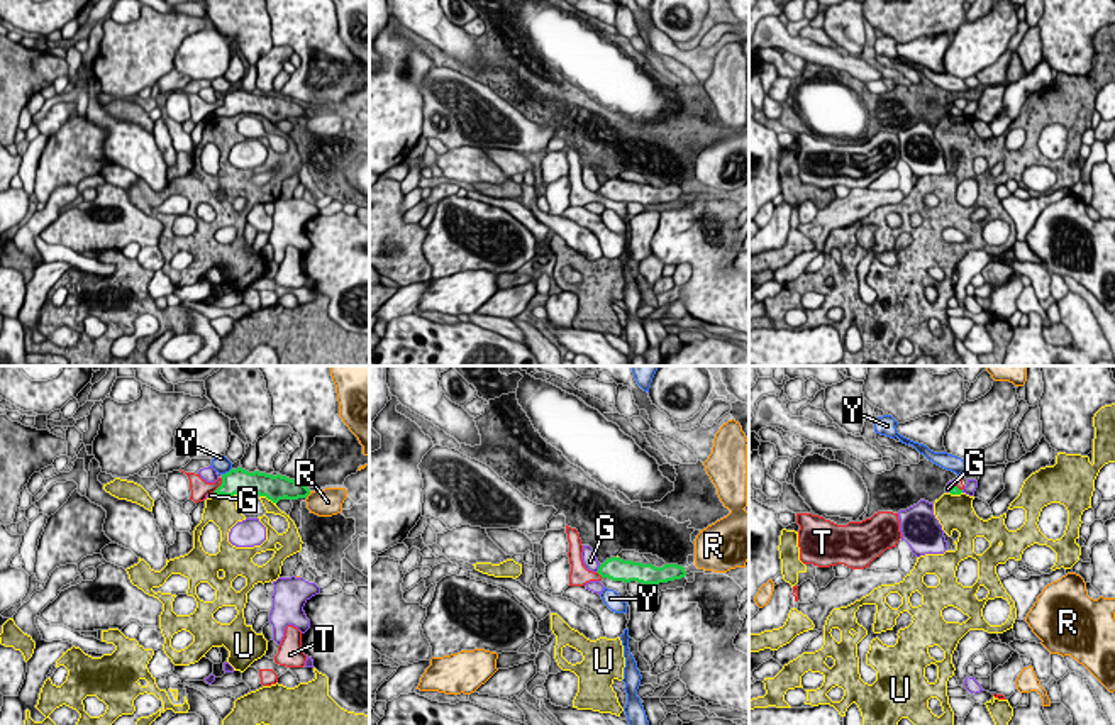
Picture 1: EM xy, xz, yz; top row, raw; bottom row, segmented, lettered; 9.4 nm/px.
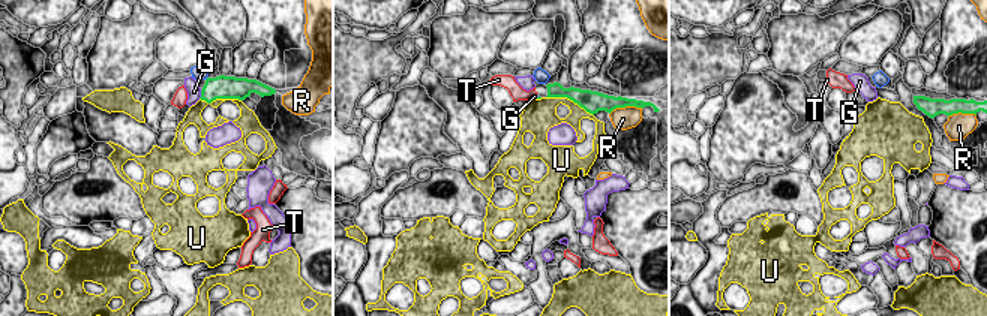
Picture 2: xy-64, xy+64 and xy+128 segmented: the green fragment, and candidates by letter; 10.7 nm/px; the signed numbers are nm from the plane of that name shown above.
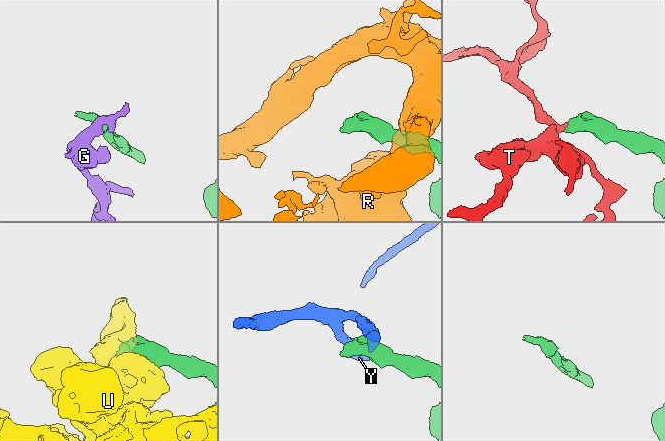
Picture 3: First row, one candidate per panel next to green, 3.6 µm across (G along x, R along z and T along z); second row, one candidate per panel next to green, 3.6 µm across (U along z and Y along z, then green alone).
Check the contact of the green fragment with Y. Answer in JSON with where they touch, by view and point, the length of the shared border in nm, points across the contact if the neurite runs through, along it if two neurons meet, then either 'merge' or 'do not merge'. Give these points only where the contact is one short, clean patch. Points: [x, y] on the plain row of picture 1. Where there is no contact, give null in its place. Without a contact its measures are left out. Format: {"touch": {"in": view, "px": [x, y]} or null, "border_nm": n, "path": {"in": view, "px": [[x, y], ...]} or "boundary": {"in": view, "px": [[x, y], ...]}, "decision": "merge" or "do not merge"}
{"touch": {"in": "xy", "px": [226, 94]}, "border_nm": 120, "decision": "do not merge"}

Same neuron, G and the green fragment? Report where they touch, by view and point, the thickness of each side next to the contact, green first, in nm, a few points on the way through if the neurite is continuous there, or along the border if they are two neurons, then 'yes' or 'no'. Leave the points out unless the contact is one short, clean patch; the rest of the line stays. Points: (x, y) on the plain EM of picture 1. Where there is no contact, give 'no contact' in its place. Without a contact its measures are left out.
meets green in xz at (599, 188); 220 nm thick on the green side, 140 nm on the other; border along xz (600, 185), (595, 192); no

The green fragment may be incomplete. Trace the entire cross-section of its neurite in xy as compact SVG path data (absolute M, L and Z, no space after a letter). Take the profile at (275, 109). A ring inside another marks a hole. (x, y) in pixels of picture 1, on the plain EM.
M237 88L222 95L222 105L214 113L224 117L254 113L266 117L273 124L278 124L285 119L307 119L310 115L310 110L303 103L281 95L273 97L259 91L249 93L242 88Z

